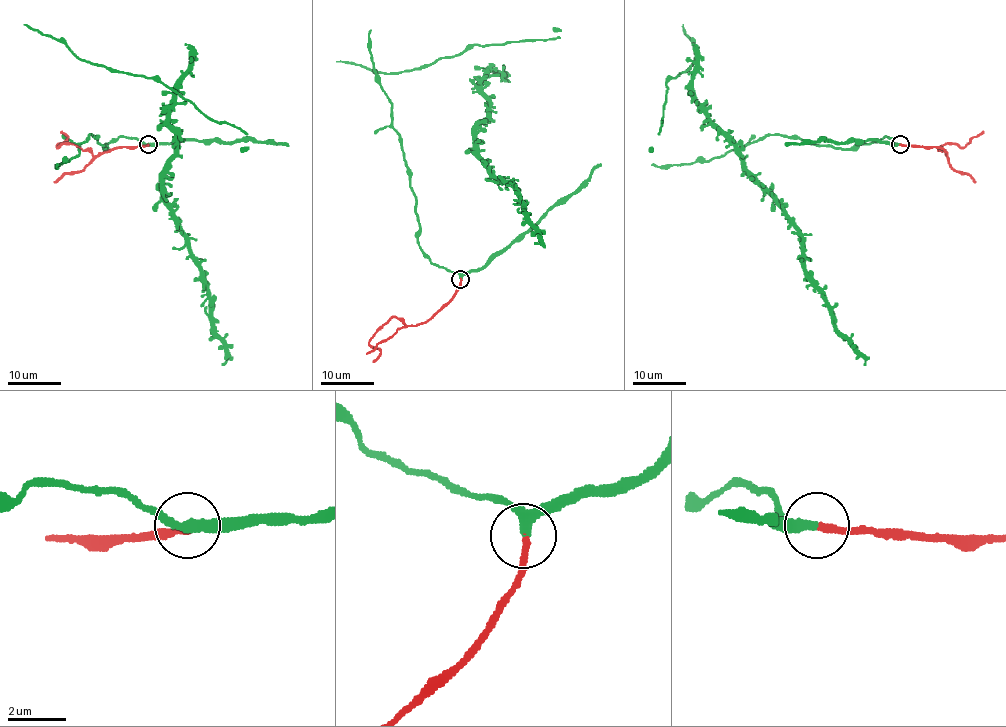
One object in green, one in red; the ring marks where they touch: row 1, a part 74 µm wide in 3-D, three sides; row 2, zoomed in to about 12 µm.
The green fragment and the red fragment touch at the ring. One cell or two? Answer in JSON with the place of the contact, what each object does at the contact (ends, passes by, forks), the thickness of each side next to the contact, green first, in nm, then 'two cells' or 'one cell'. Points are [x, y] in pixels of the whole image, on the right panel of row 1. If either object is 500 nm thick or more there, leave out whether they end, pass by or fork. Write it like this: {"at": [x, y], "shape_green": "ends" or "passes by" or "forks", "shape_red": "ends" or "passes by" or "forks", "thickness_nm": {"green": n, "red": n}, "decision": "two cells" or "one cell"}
{"at": [900, 144], "shape_green": "passes by", "shape_red": "ends", "thickness_nm": {"green": 280, "red": 240}, "decision": "one cell"}

